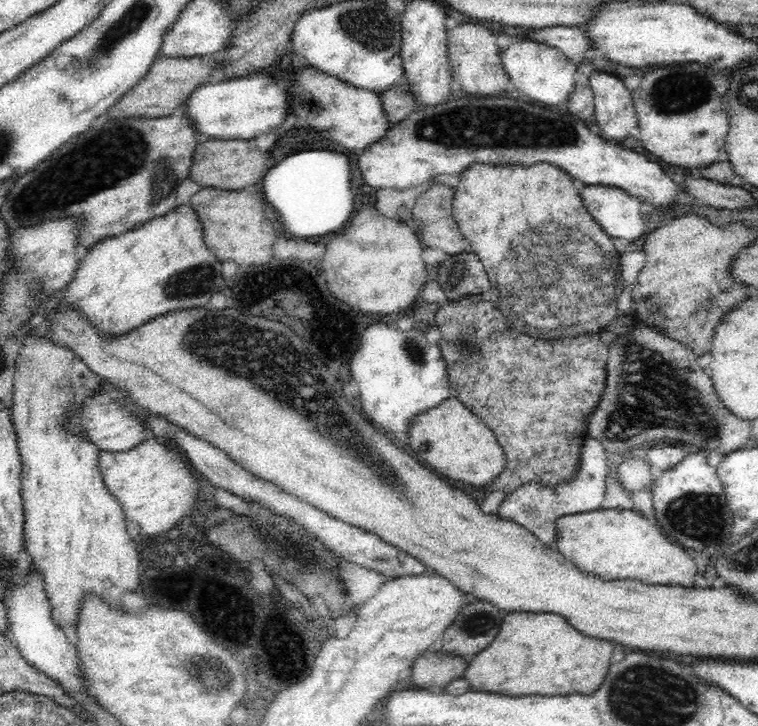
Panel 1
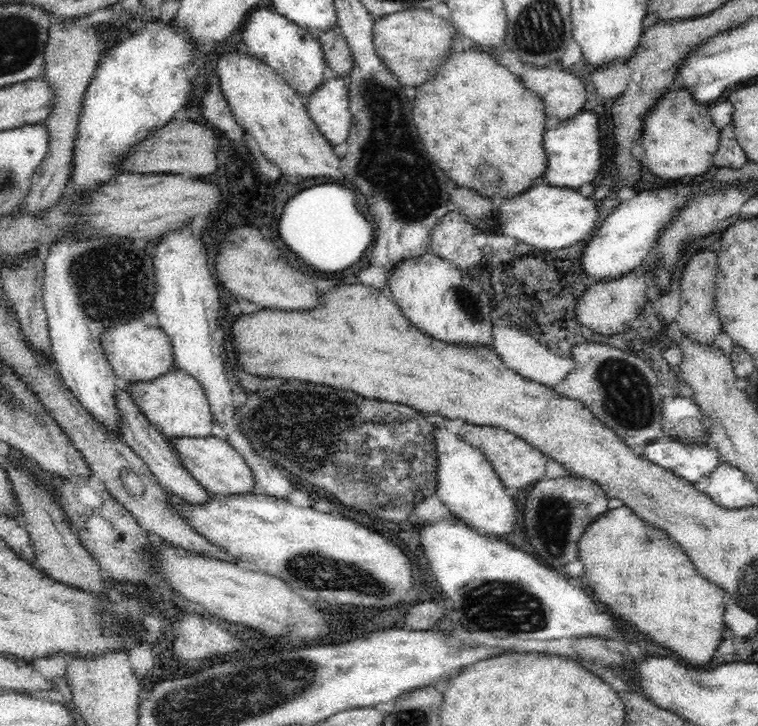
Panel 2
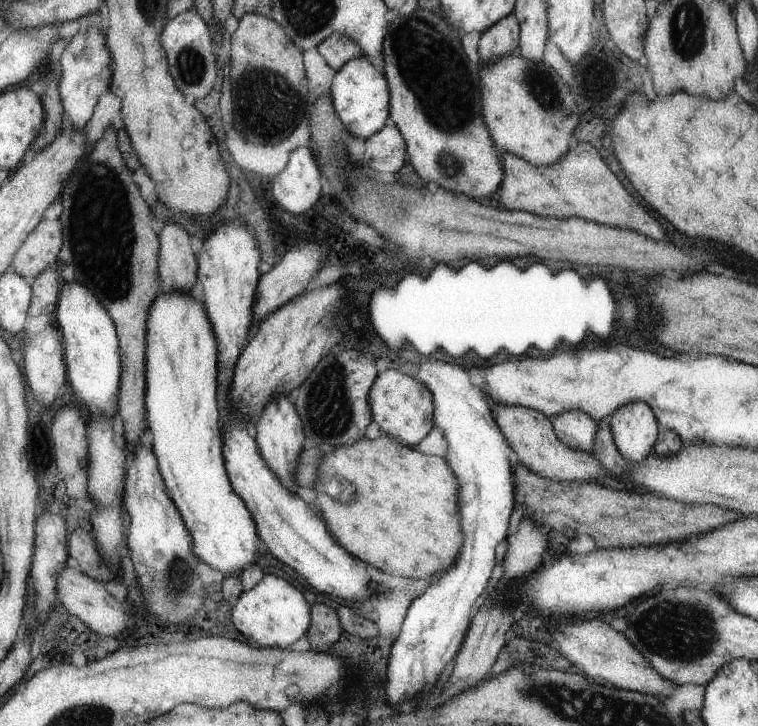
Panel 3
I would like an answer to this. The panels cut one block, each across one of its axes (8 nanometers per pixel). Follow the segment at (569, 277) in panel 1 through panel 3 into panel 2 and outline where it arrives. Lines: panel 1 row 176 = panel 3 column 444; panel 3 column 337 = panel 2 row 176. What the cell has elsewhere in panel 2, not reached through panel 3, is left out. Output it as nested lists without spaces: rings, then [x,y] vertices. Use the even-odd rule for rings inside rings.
[[[452,50],[446,54],[445,61],[438,66],[438,70],[435,72],[434,78],[426,80],[424,84],[420,84],[416,90],[416,98],[414,98],[414,122],[418,126],[418,134],[420,134],[420,140],[424,142],[430,158],[442,166],[442,170],[446,173],[449,179],[454,181],[455,187],[451,190],[451,201],[457,206],[457,209],[462,213],[466,220],[474,227],[479,228],[486,234],[491,234],[493,229],[493,206],[492,197],[497,194],[500,197],[511,197],[516,193],[521,193],[522,190],[526,190],[528,187],[536,184],[531,184],[533,180],[538,177],[542,177],[545,173],[547,166],[547,154],[543,148],[543,134],[546,132],[546,115],[544,110],[544,103],[539,96],[536,96],[524,83],[508,69],[508,67],[496,62],[492,56],[486,52],[480,52],[480,50],[464,50],[464,52],[458,52],[458,50]]]

